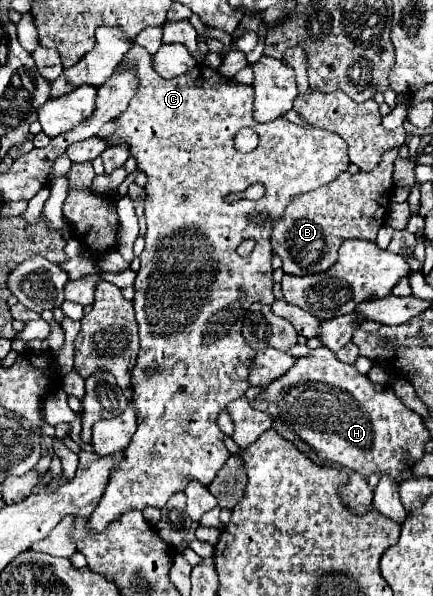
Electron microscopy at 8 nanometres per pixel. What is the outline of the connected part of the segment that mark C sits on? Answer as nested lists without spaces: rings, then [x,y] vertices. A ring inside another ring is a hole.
[[[134,45],[126,55],[124,59],[120,61],[120,65],[116,67],[116,71],[122,71],[122,69],[134,69],[136,73],[136,79],[138,79],[138,89],[130,101],[130,107],[116,119],[118,127],[116,131],[104,139],[106,147],[112,147],[112,145],[126,145],[130,149],[130,155],[136,159],[136,165],[138,169],[148,177],[148,183],[146,183],[146,201],[144,201],[144,207],[146,207],[146,249],[142,251],[140,255],[140,271],[136,275],[136,281],[134,281],[134,289],[136,289],[136,295],[134,295],[134,311],[136,311],[136,323],[138,323],[138,331],[140,331],[140,353],[138,353],[138,361],[132,369],[132,397],[130,401],[134,403],[134,409],[136,409],[136,417],[138,417],[138,429],[130,441],[130,445],[124,449],[124,455],[122,455],[122,461],[116,463],[112,467],[112,473],[110,473],[110,481],[106,485],[106,491],[100,499],[100,503],[96,505],[94,513],[90,515],[88,519],[88,529],[92,533],[100,533],[104,531],[112,521],[116,521],[116,517],[120,517],[122,513],[126,511],[132,511],[132,509],[146,509],[146,507],[156,507],[156,509],[162,509],[168,499],[178,493],[178,491],[184,491],[188,481],[198,481],[202,485],[210,485],[212,479],[216,477],[216,473],[220,471],[220,467],[226,463],[226,459],[230,457],[230,451],[226,449],[224,445],[224,433],[220,431],[216,419],[222,411],[226,411],[228,403],[234,401],[234,399],[240,399],[244,397],[246,389],[250,387],[250,381],[248,381],[248,375],[250,375],[250,367],[254,363],[254,357],[256,357],[256,351],[244,341],[242,337],[242,321],[244,321],[244,313],[250,309],[252,303],[266,303],[266,305],[272,305],[274,301],[274,295],[272,295],[272,287],[274,287],[274,279],[272,279],[272,247],[270,247],[270,227],[272,223],[276,223],[276,219],[282,217],[286,205],[290,199],[294,199],[296,195],[304,193],[304,191],[312,191],[320,185],[326,185],[328,181],[334,181],[342,171],[348,169],[350,165],[350,159],[348,159],[348,145],[344,143],[342,137],[326,131],[326,129],[308,129],[308,127],[300,127],[300,125],[294,125],[286,119],[276,119],[272,123],[256,123],[254,117],[252,117],[252,87],[248,85],[242,85],[242,83],[236,83],[232,79],[226,79],[220,71],[204,65],[204,63],[198,63],[196,69],[190,69],[188,73],[180,75],[180,77],[174,77],[174,79],[162,79],[154,67],[152,67],[152,59],[150,59],[150,53],[140,47],[140,45]],[[242,127],[250,127],[258,133],[258,147],[250,153],[240,153],[236,147],[234,147],[234,137],[236,133],[242,129]],[[252,183],[260,183],[264,187],[264,197],[258,199],[258,201],[248,201],[248,199],[242,199],[238,203],[226,203],[224,197],[230,195],[230,193],[240,193],[240,191],[246,191]],[[248,213],[266,213],[268,219],[264,219],[262,225],[256,225],[252,223],[250,219],[246,219]],[[244,239],[254,239],[256,241],[256,247],[250,255],[246,257],[240,257],[236,253],[238,245],[244,241]]]

